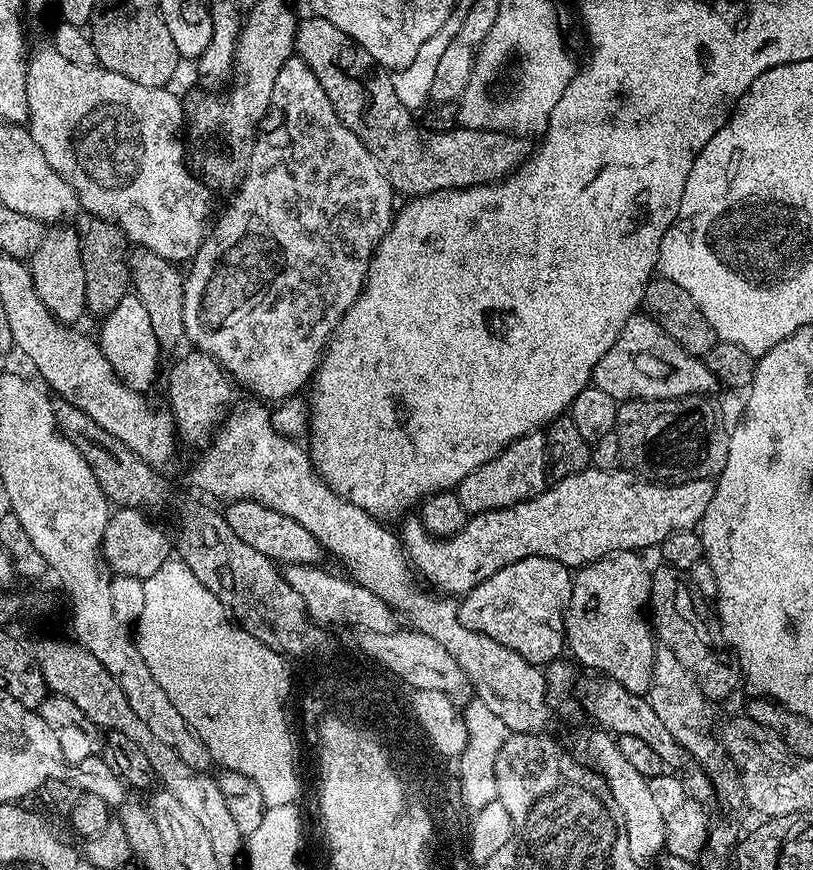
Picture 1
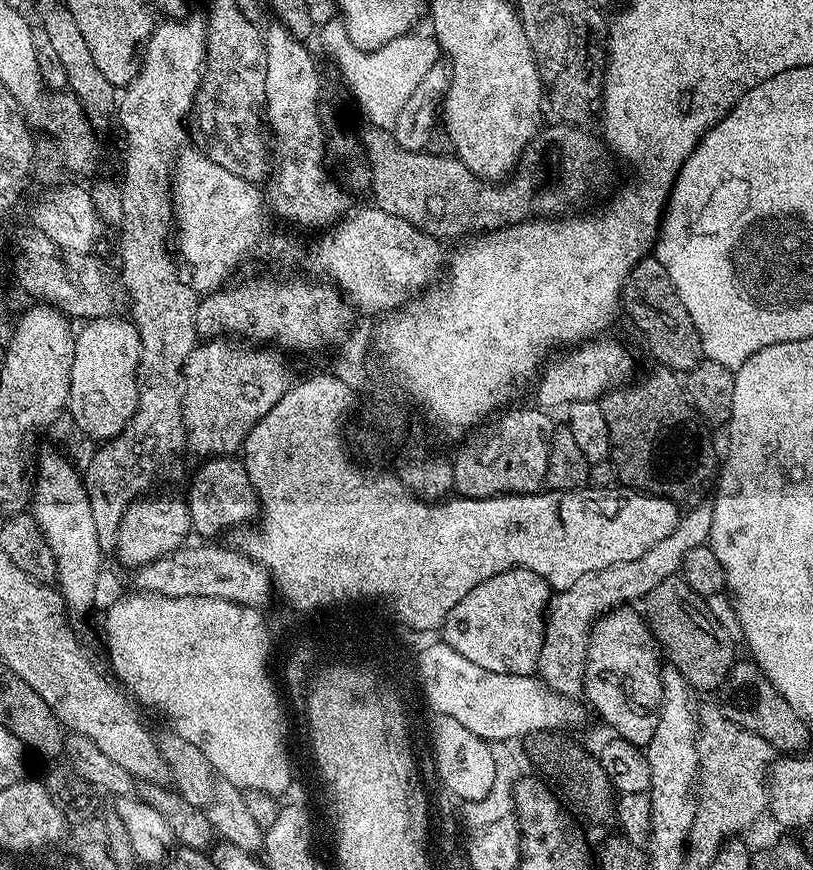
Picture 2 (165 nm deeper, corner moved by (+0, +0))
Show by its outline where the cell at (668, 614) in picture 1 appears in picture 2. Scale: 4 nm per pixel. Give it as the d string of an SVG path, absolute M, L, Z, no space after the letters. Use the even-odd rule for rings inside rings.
M677 574L658 582L650 594L646 594L642 601L642 615L648 622L648 629L653 634L655 643L659 651L666 657L667 663L673 668L677 668L682 674L682 678L687 680L693 689L701 688L702 691L708 692L719 689L728 677L728 672L733 664L737 663L736 656L737 645L728 636L726 630L714 620L707 609L705 601L684 581L684 577Z

